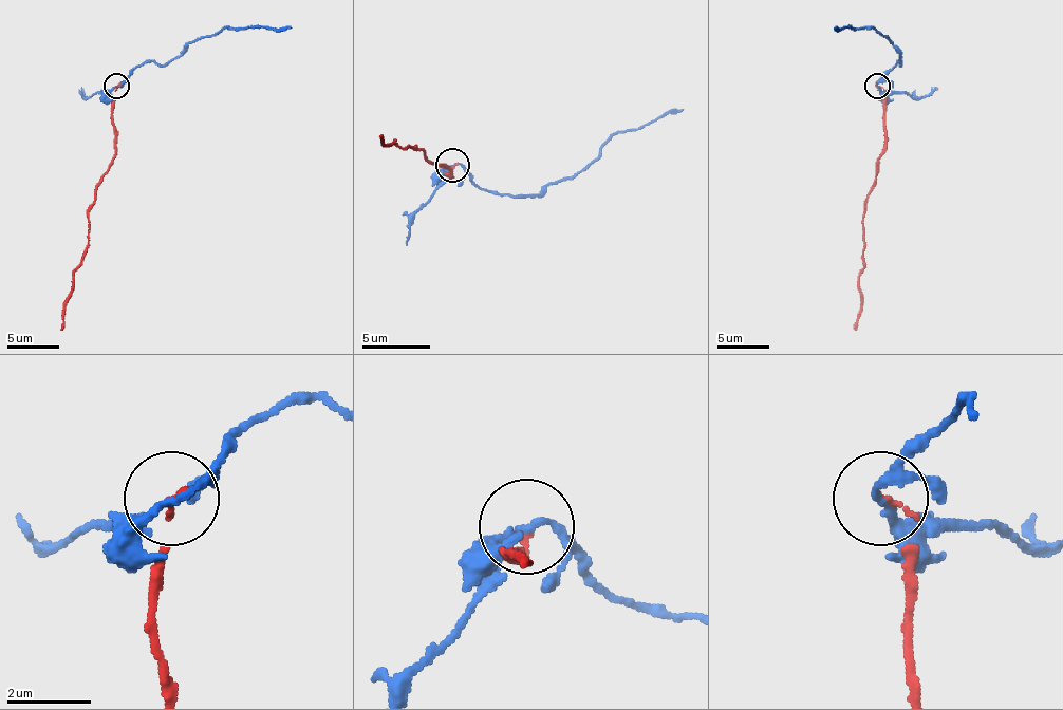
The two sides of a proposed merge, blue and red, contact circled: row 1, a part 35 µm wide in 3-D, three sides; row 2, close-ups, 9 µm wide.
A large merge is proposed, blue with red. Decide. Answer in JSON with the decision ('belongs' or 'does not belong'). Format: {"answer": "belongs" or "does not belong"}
{"answer": "does not belong"}

